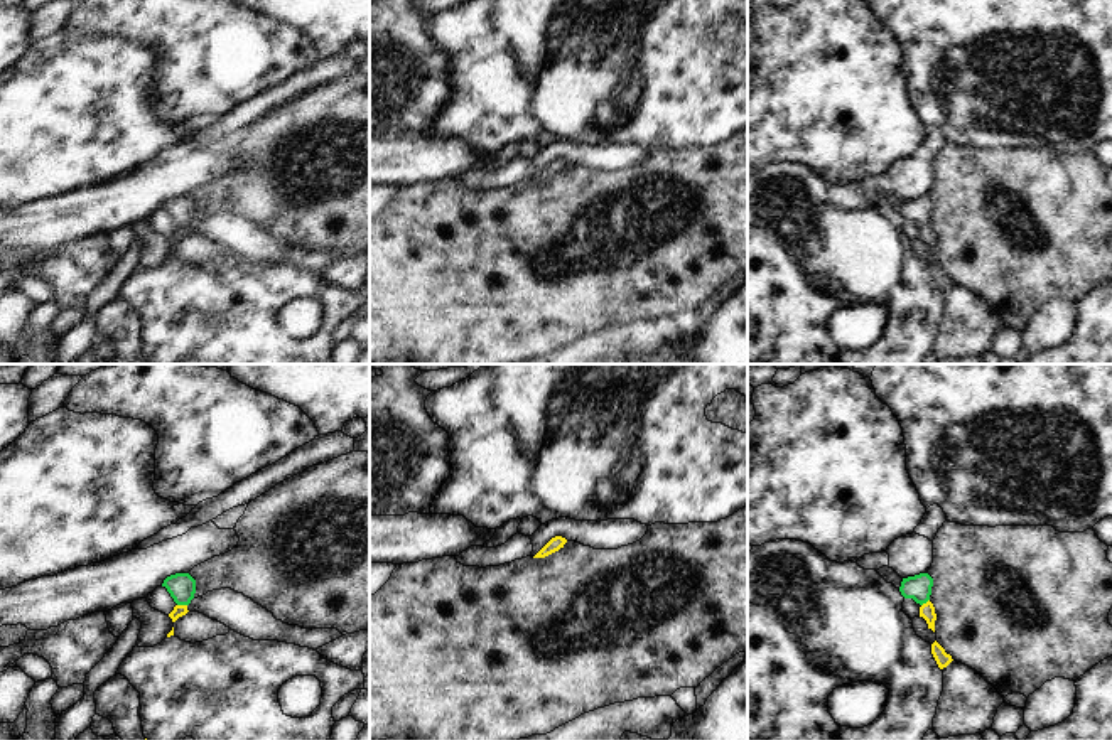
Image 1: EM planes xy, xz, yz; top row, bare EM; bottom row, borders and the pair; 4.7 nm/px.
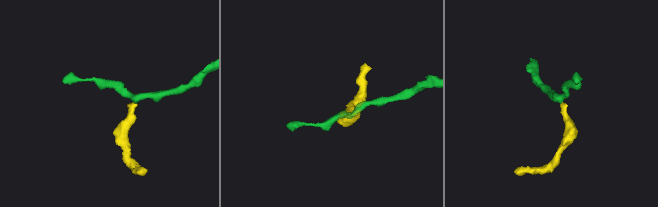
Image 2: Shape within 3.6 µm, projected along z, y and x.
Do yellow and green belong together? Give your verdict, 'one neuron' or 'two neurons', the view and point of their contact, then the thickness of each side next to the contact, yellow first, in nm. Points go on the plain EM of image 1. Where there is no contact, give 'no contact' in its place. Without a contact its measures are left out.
one neuron | xy (183, 228) | 60/130 nm

